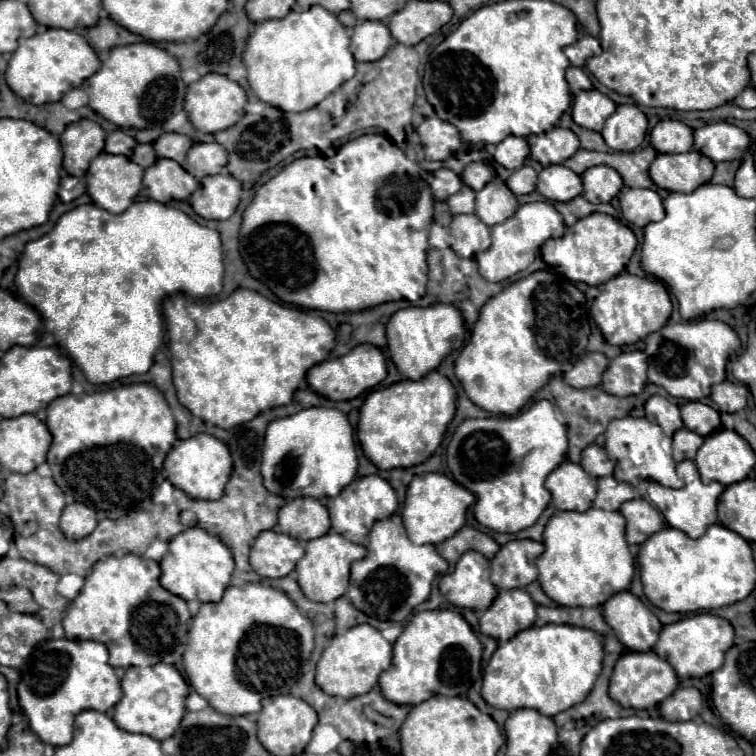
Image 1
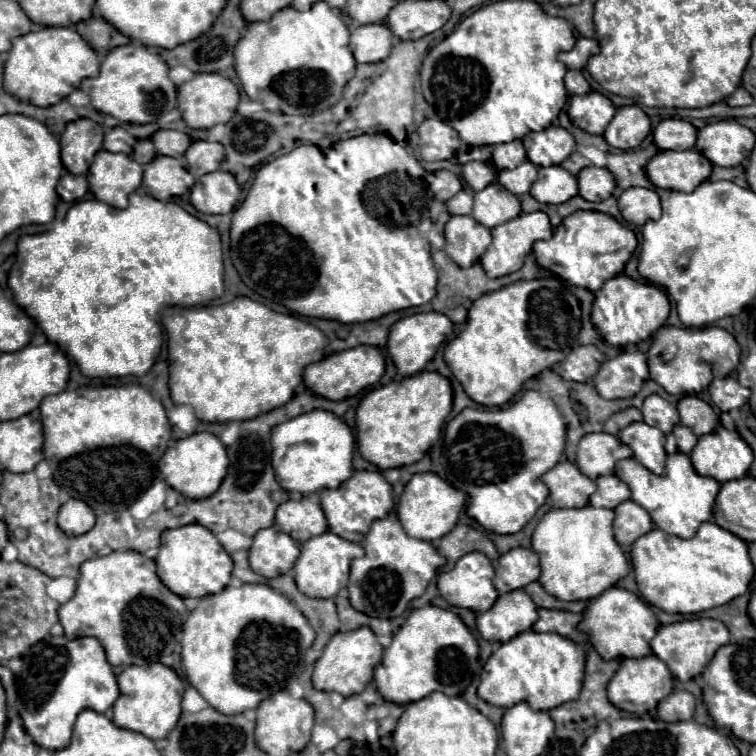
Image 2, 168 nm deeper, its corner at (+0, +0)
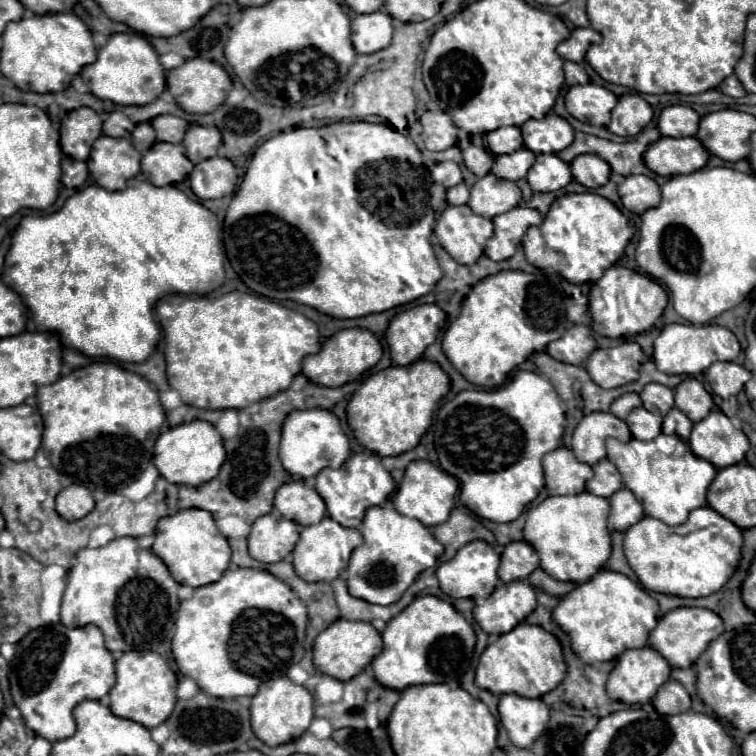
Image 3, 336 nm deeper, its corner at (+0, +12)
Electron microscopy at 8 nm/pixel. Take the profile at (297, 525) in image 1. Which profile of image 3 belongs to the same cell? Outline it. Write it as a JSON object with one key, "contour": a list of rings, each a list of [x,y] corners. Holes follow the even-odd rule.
{"contour":[[[288,482],[276,490],[274,508],[288,520],[302,526],[318,524],[326,516],[326,504],[320,494],[304,482]]]}

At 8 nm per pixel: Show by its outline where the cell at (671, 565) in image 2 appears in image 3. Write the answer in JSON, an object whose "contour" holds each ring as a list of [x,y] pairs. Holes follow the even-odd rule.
{"contour":[[[708,506],[692,510],[680,526],[668,526],[644,516],[624,532],[624,556],[642,586],[652,592],[682,598],[700,598],[718,592],[736,570],[740,550],[742,530]]]}

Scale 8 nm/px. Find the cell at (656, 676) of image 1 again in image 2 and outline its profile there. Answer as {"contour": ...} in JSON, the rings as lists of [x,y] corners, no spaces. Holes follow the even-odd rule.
{"contour":[[[654,654],[644,658],[624,658],[620,668],[608,682],[608,700],[620,710],[626,710],[632,714],[644,714],[654,710],[658,702],[672,692],[672,686],[674,686],[672,672],[668,672],[668,666]]]}

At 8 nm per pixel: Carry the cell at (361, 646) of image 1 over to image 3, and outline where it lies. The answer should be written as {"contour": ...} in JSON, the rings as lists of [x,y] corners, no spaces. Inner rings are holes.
{"contour":[[[336,620],[316,636],[314,666],[318,672],[346,682],[356,674],[360,674],[372,662],[372,658],[380,654],[380,648],[382,648],[382,636],[372,624],[354,620]]]}

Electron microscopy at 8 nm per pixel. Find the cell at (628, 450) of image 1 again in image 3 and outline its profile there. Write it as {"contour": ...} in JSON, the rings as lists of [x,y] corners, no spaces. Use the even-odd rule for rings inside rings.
{"contour":[[[634,408],[626,418],[626,424],[634,438],[638,440],[654,440],[662,432],[662,418],[648,412],[646,408]]]}

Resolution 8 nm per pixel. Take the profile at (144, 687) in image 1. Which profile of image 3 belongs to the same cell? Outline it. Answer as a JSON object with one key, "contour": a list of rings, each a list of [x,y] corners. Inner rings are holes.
{"contour":[[[124,652],[116,660],[116,686],[110,690],[110,710],[114,716],[134,720],[146,728],[156,728],[172,714],[176,684],[176,674],[158,652]]]}

